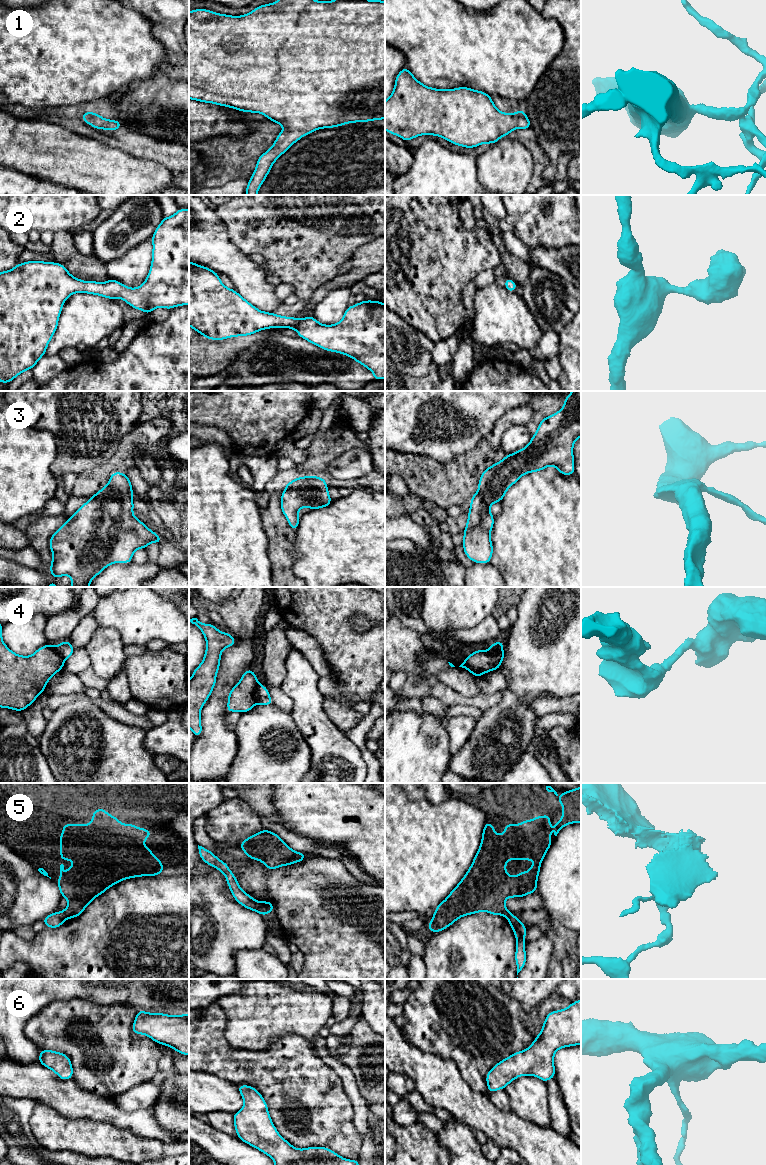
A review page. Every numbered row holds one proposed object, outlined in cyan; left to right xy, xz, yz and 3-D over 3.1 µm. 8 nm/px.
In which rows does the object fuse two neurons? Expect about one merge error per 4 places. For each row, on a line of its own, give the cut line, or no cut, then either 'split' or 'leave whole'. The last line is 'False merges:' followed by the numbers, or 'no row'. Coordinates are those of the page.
1: no cut | leave whole
2: no cut | leave whole
3: no cut | leave whole
4: xz (259, 685), (256, 689), (256, 702) | split
5: xz (259, 902), (270, 912) | split
6: no cut | leave whole
False merges: 4, 5

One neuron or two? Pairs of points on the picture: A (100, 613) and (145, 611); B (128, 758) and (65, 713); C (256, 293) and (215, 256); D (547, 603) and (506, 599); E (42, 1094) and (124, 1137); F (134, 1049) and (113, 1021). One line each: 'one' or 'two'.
A: one
B: one
C: one
D: two
E: two
F: one

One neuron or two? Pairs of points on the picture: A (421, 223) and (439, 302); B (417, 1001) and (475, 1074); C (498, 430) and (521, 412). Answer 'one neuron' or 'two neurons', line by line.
A: one neuron
B: one neuron
C: one neuron

